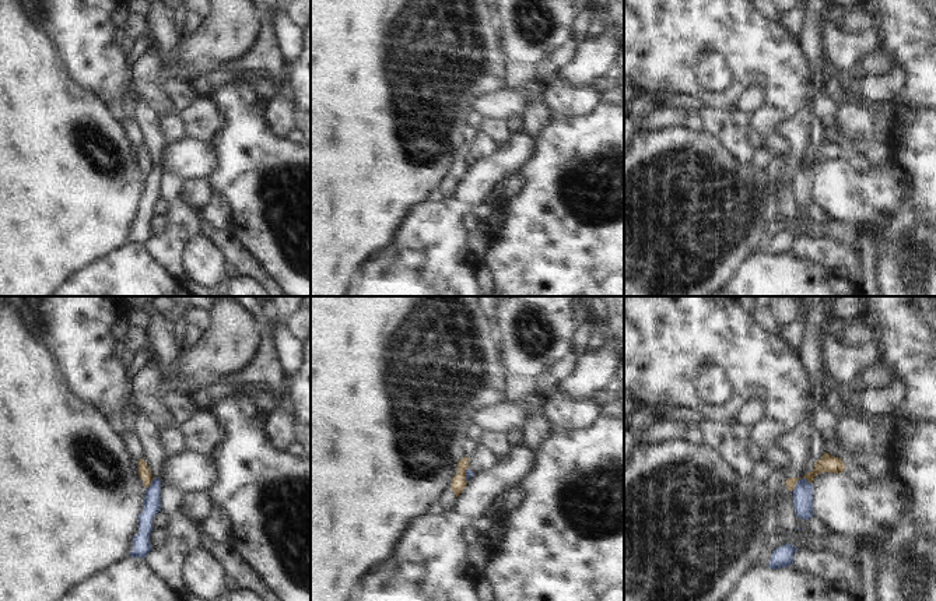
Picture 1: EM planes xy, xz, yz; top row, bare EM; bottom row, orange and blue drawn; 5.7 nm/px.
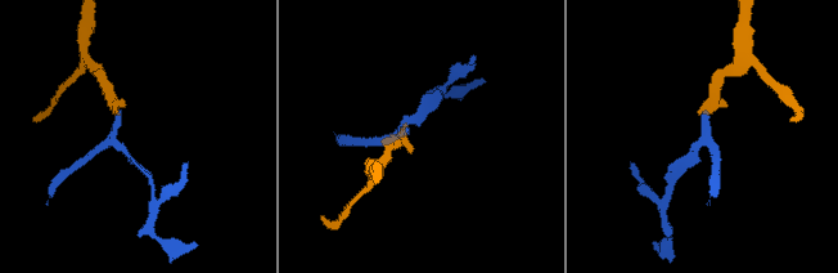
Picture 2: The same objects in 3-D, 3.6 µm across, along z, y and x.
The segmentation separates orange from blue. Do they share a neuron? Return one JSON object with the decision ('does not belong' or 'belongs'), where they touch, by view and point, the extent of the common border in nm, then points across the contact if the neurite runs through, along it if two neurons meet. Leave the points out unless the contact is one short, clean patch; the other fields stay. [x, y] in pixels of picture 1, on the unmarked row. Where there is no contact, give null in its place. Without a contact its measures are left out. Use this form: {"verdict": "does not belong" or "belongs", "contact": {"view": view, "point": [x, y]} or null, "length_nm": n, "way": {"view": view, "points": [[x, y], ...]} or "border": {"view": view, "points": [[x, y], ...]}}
{"verdict": "does not belong", "contact": {"view": "yz", "point": [799, 165]}, "length_nm": 120, "border": {"view": "yz", "points": [[810, 169], [800, 165], [792, 176]]}}

